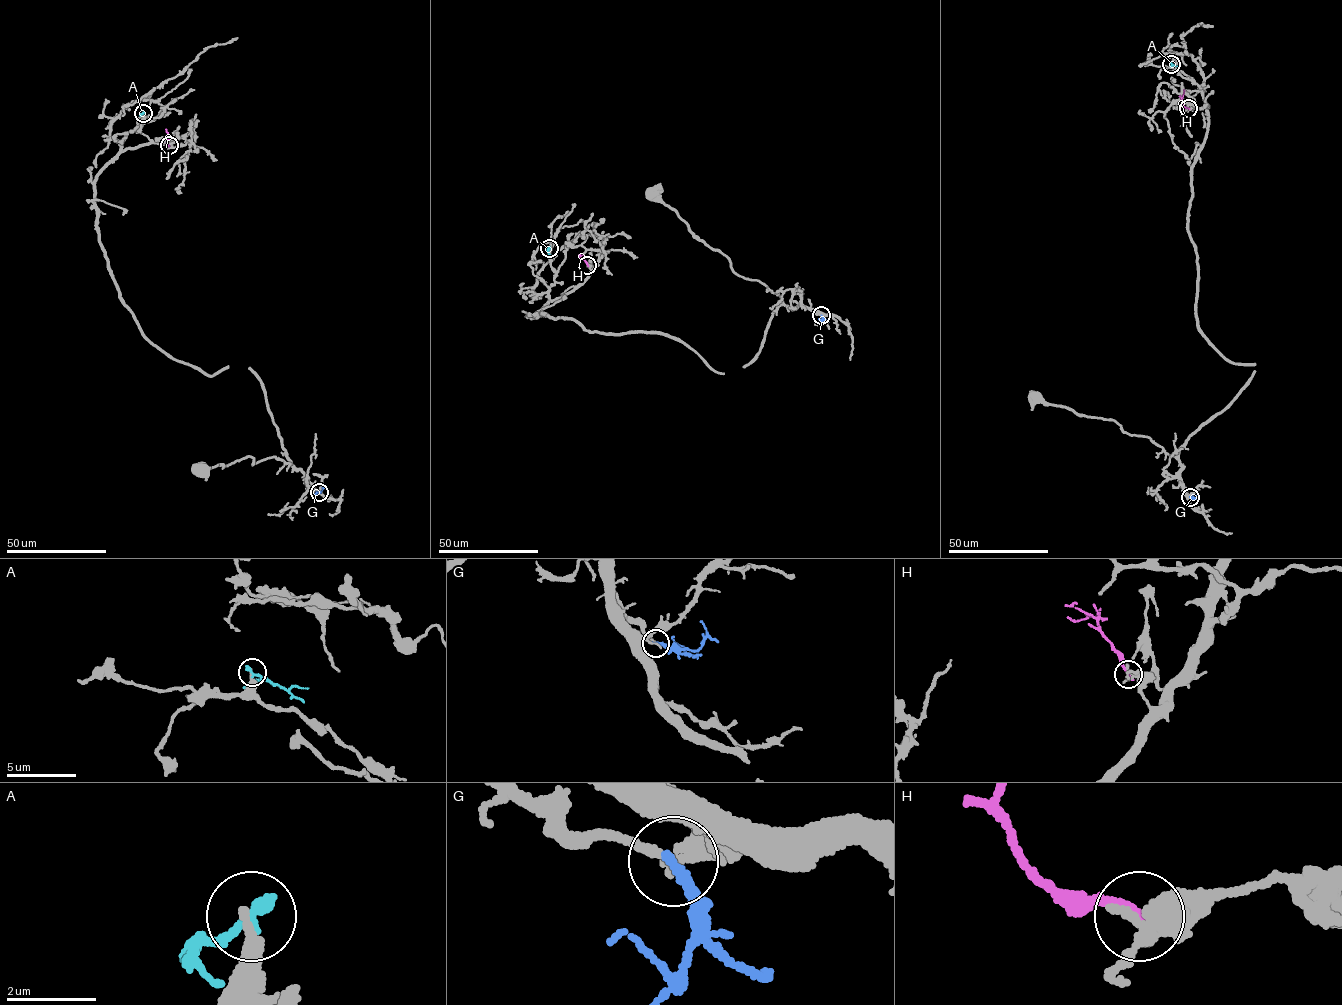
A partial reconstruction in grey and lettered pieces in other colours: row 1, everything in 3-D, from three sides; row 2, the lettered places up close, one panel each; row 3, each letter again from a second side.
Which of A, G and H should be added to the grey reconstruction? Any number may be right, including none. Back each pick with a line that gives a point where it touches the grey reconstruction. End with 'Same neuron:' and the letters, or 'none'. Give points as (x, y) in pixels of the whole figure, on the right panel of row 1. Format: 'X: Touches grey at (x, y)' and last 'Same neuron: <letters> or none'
G: Touches grey at (1190, 497)
Same neuron: G

